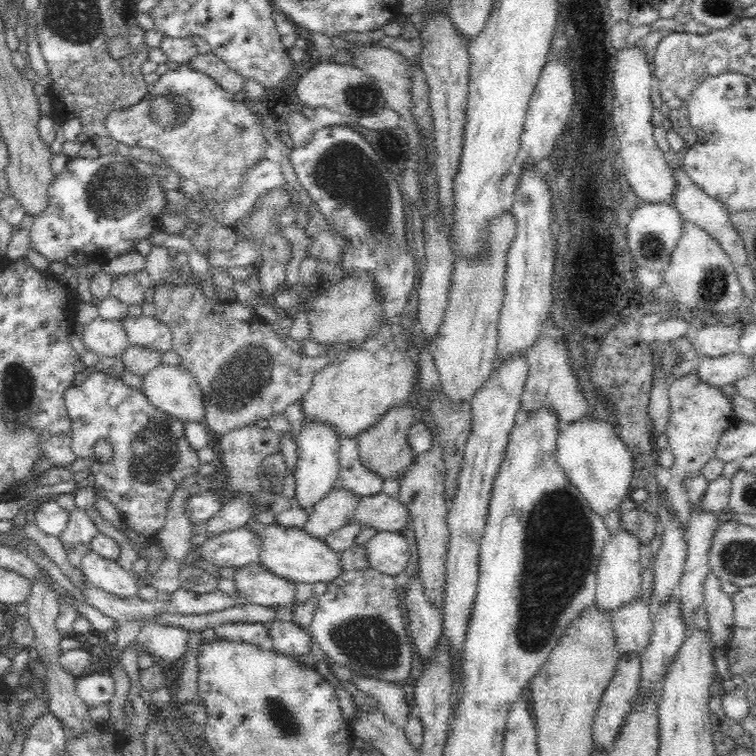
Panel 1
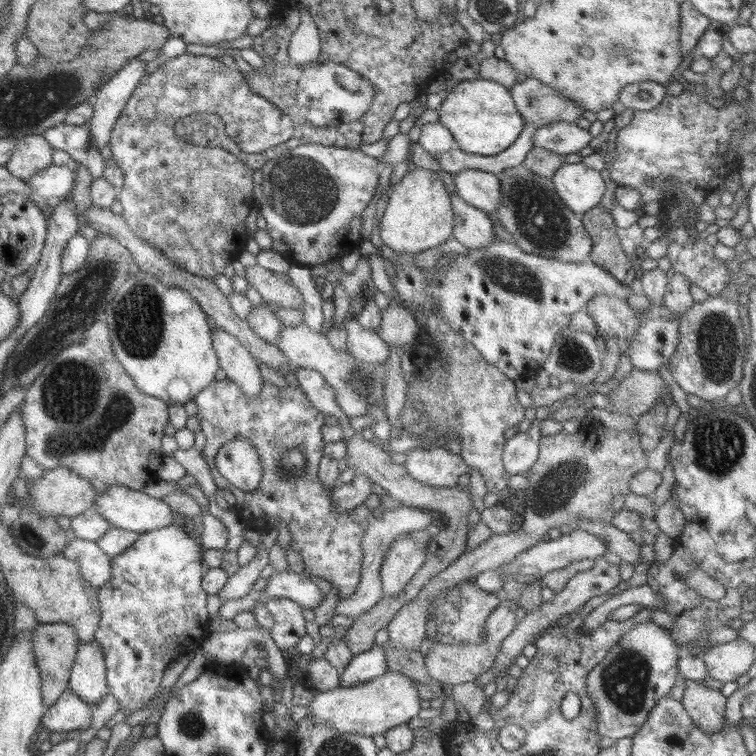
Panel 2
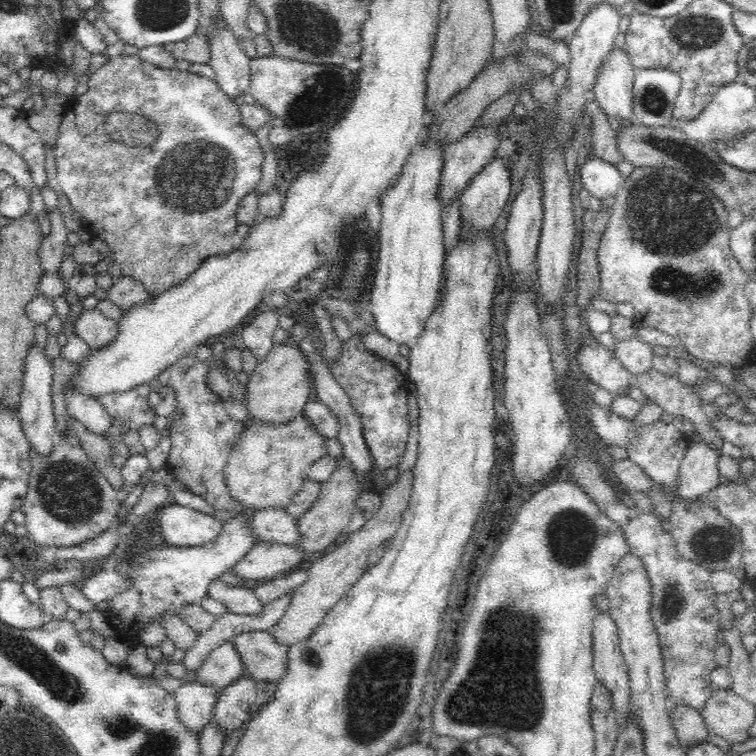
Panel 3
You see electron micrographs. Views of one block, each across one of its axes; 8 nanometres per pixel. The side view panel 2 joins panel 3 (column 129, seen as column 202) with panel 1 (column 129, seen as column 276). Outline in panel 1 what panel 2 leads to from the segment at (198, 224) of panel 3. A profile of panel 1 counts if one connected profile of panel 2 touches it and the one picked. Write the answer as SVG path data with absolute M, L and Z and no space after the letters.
M190 64L160 76L158 83L149 90L143 101L130 108L111 112L106 119L106 128L107 136L117 144L142 146L154 150L157 157L163 156L167 164L180 175L180 191L191 196L203 196L212 210L218 206L216 202L232 196L234 188L240 186L246 172L265 156L267 148L260 118L248 109L245 102L226 99L224 90L216 81L190 67Z

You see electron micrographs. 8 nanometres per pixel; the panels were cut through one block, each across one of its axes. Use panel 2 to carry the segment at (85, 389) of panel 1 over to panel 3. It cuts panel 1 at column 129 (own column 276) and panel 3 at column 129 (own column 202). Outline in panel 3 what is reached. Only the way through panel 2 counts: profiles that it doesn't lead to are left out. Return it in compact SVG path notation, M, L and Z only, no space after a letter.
M150 382L144 384L136 384L136 388L130 390L120 390L120 392L108 392L108 394L100 394L95 398L102 403L106 415L110 418L110 427L102 434L102 439L110 441L112 465L117 469L121 469L126 465L131 453L125 444L123 437L128 433L139 433L141 429L154 425L156 421L156 409L149 403L149 392L151 391Z

